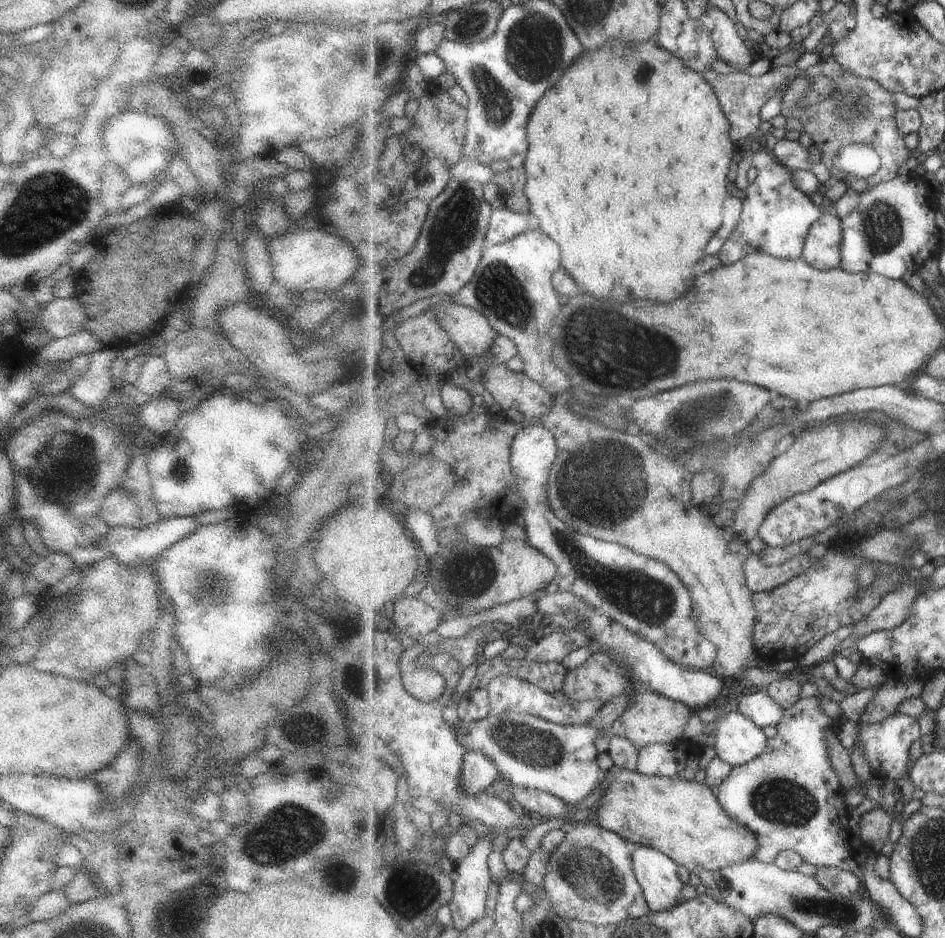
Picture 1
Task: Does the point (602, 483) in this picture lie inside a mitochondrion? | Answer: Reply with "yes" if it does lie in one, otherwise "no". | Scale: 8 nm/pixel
yes

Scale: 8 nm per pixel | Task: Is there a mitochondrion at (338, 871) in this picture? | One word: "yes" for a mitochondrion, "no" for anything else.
no

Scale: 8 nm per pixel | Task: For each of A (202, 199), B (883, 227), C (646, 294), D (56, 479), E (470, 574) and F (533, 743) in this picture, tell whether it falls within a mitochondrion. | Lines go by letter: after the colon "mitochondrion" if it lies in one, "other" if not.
A: other
B: mitochondrion
C: other
D: mitochondrion
E: mitochondrion
F: mitochondrion

